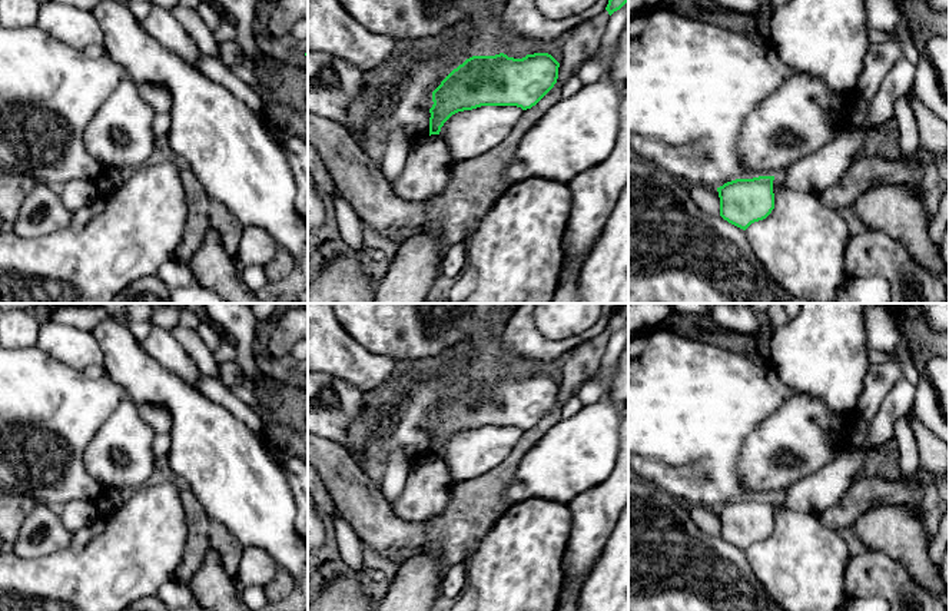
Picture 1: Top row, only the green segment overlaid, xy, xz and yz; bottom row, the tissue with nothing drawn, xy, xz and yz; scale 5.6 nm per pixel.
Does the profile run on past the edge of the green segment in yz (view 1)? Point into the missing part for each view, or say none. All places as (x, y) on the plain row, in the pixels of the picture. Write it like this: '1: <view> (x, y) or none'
1: none

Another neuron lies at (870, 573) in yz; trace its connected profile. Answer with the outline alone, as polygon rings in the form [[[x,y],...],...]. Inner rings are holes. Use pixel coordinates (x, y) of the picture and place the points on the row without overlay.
[[[873,549],[850,558],[845,591],[855,598],[880,597],[890,611],[949,611],[945,598],[918,584],[899,561]]]

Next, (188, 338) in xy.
[[[177,325],[170,329],[170,333],[188,351],[206,376],[219,378],[219,363],[215,361],[213,352],[203,343],[195,329]]]

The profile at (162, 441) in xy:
[[[156,434],[153,439],[153,455],[157,478],[155,481],[163,481],[167,476],[169,449],[170,449],[169,434]]]

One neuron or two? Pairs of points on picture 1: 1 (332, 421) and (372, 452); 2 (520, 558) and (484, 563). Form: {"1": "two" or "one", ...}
{"1": "two", "2": "one"}

